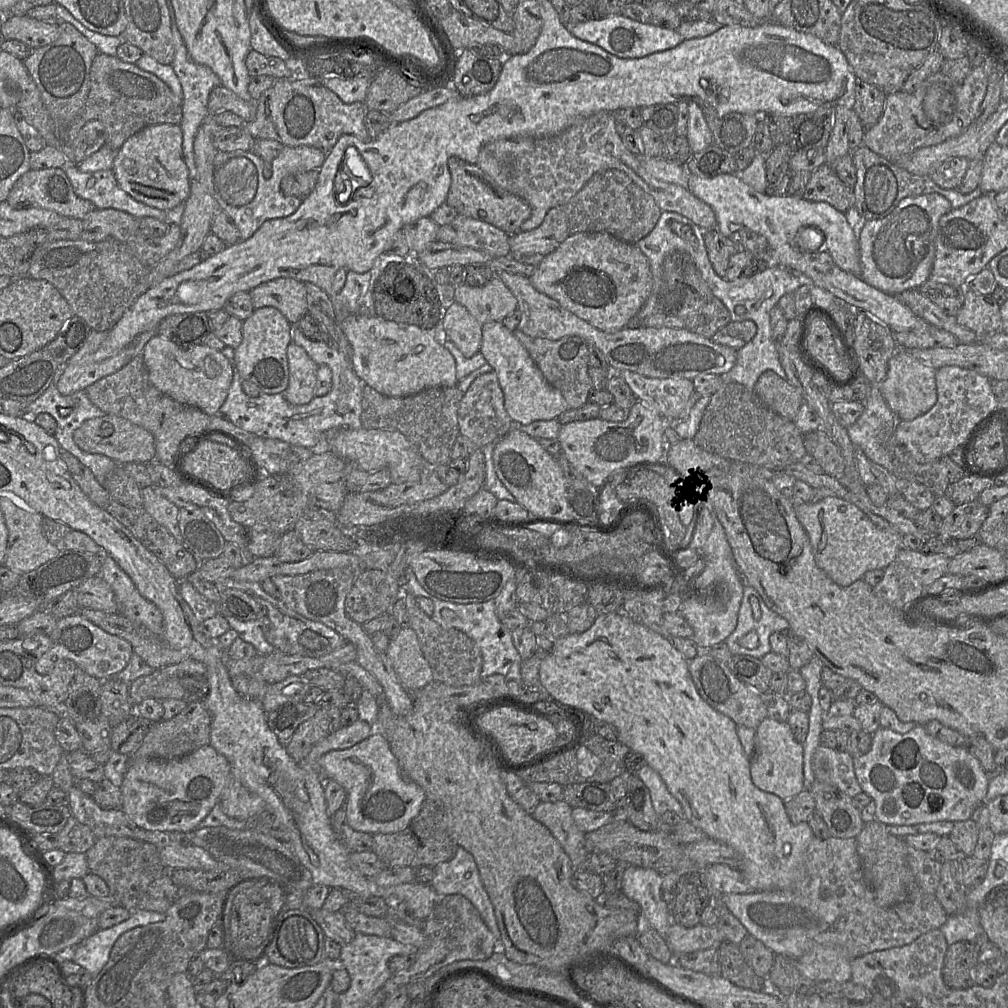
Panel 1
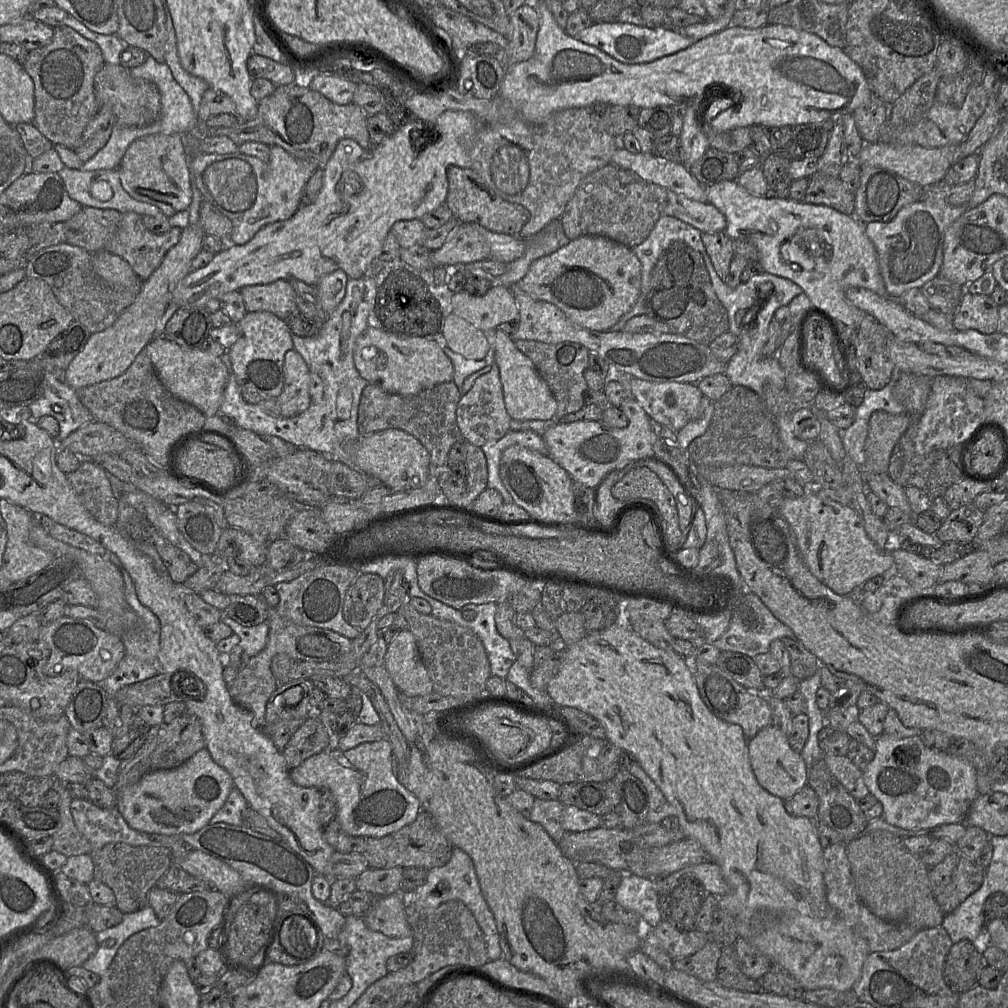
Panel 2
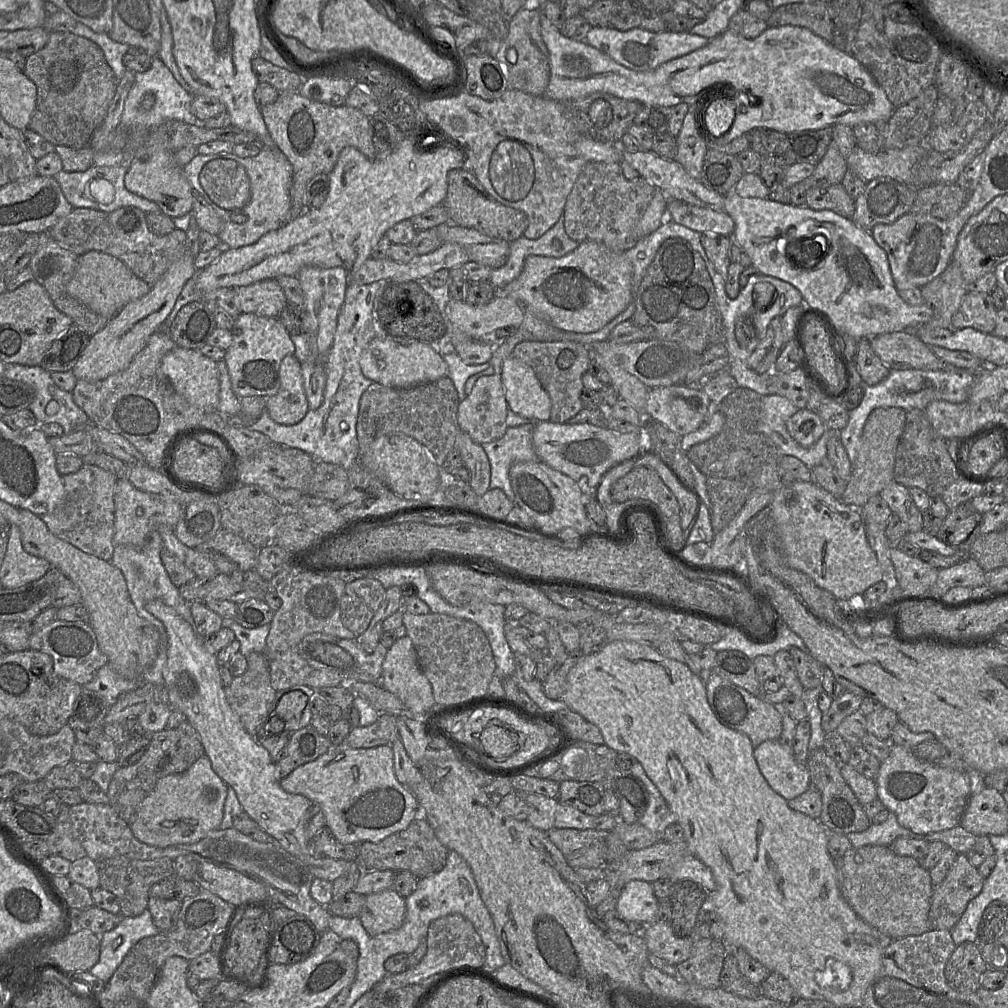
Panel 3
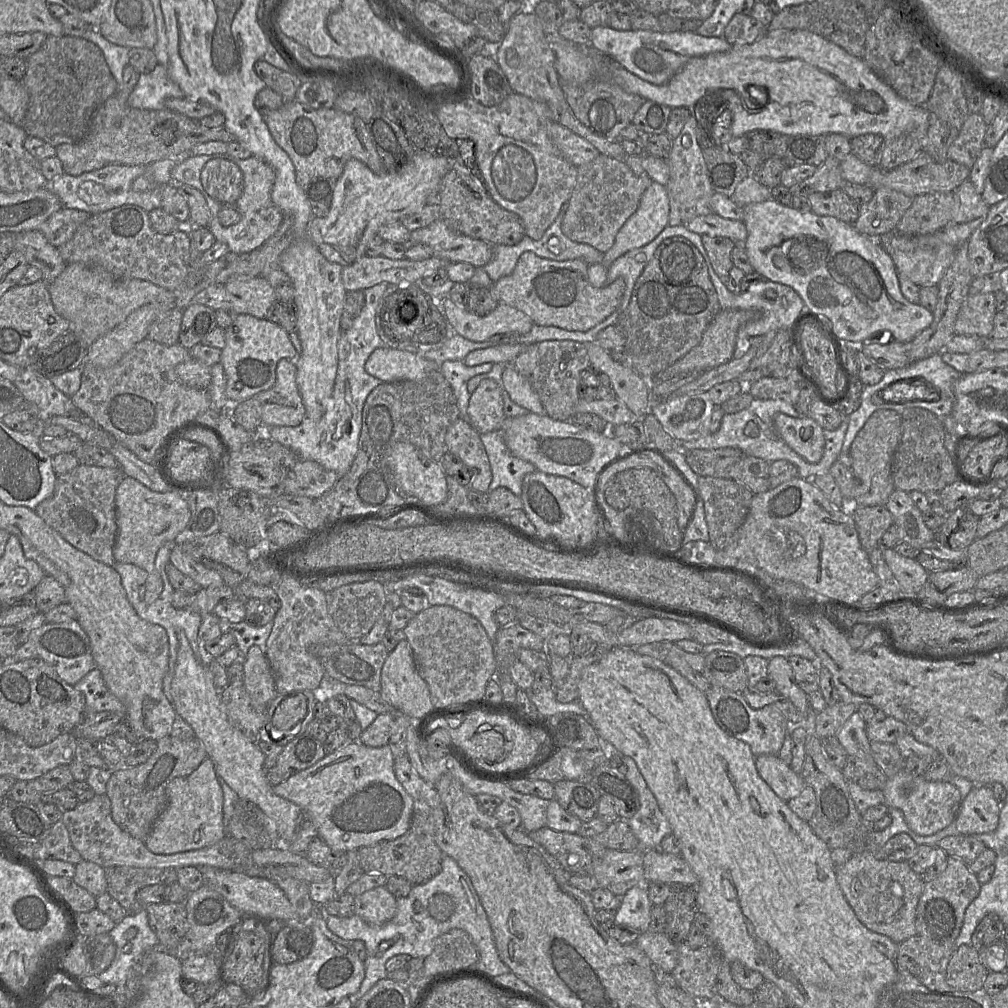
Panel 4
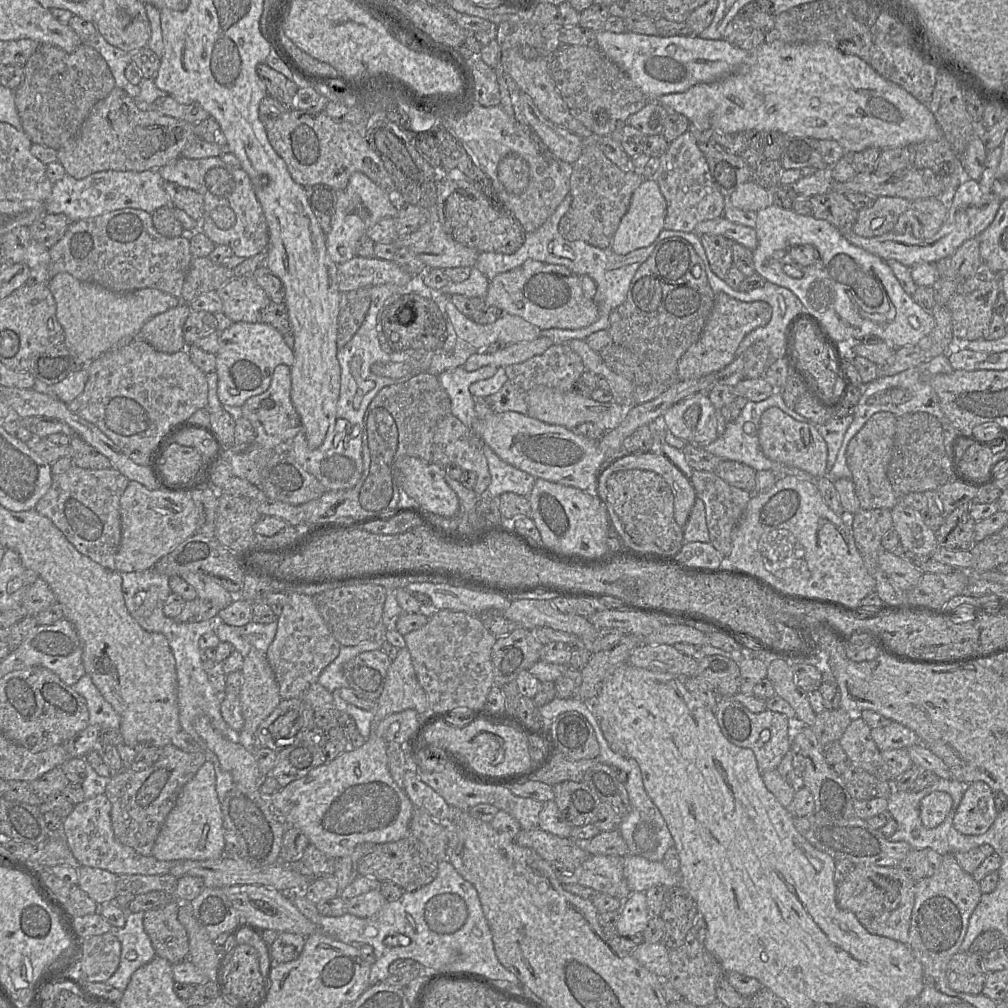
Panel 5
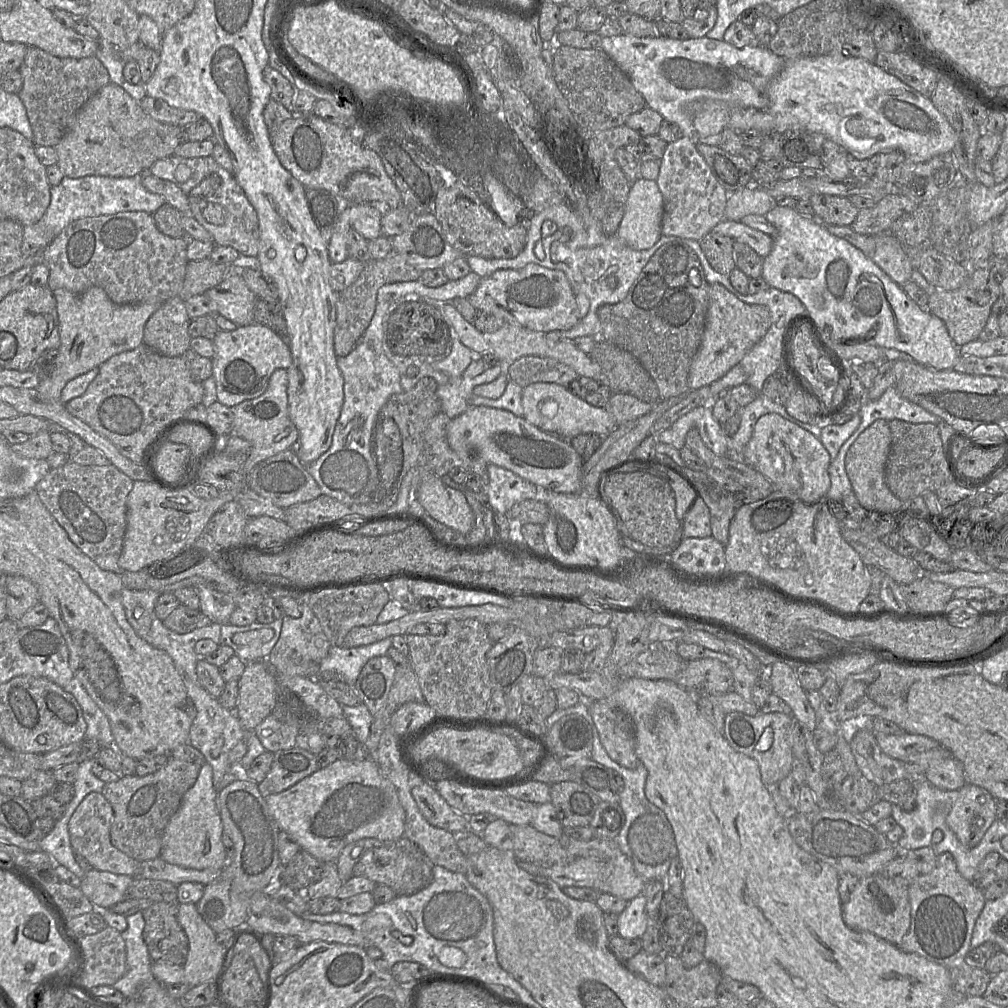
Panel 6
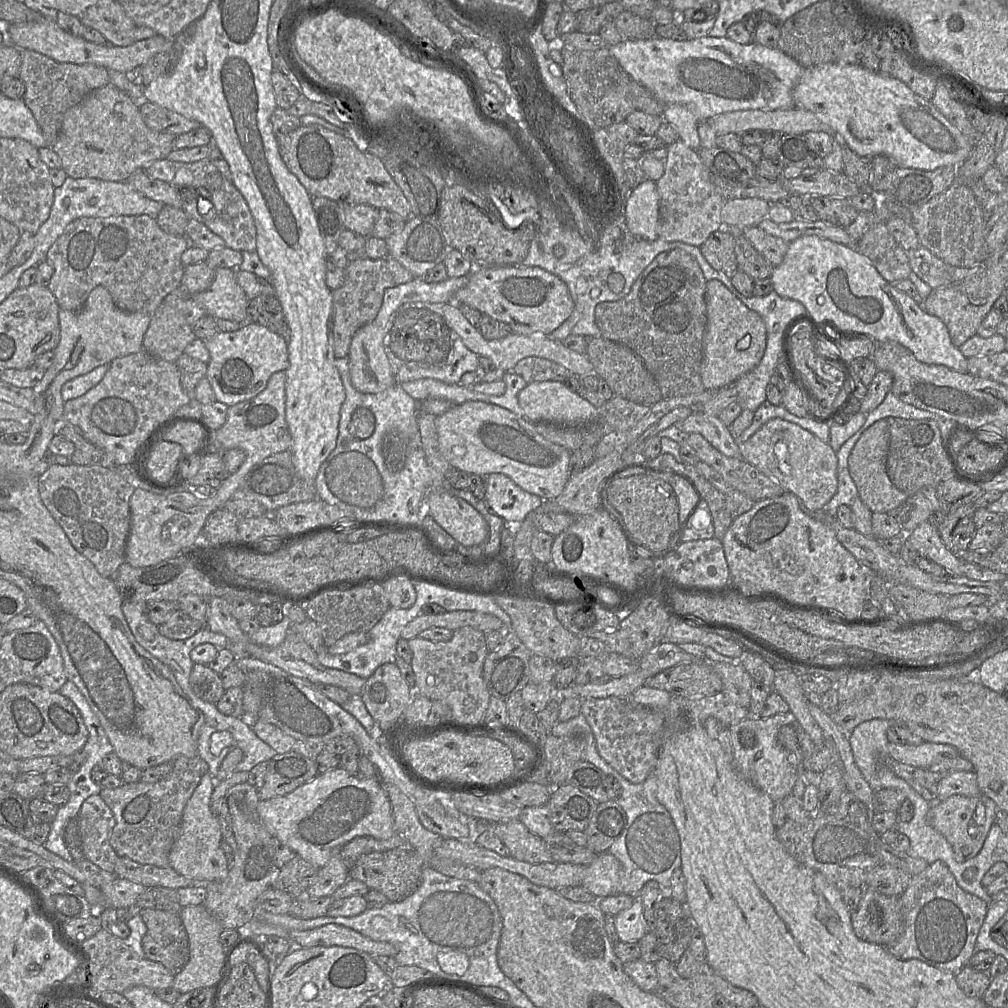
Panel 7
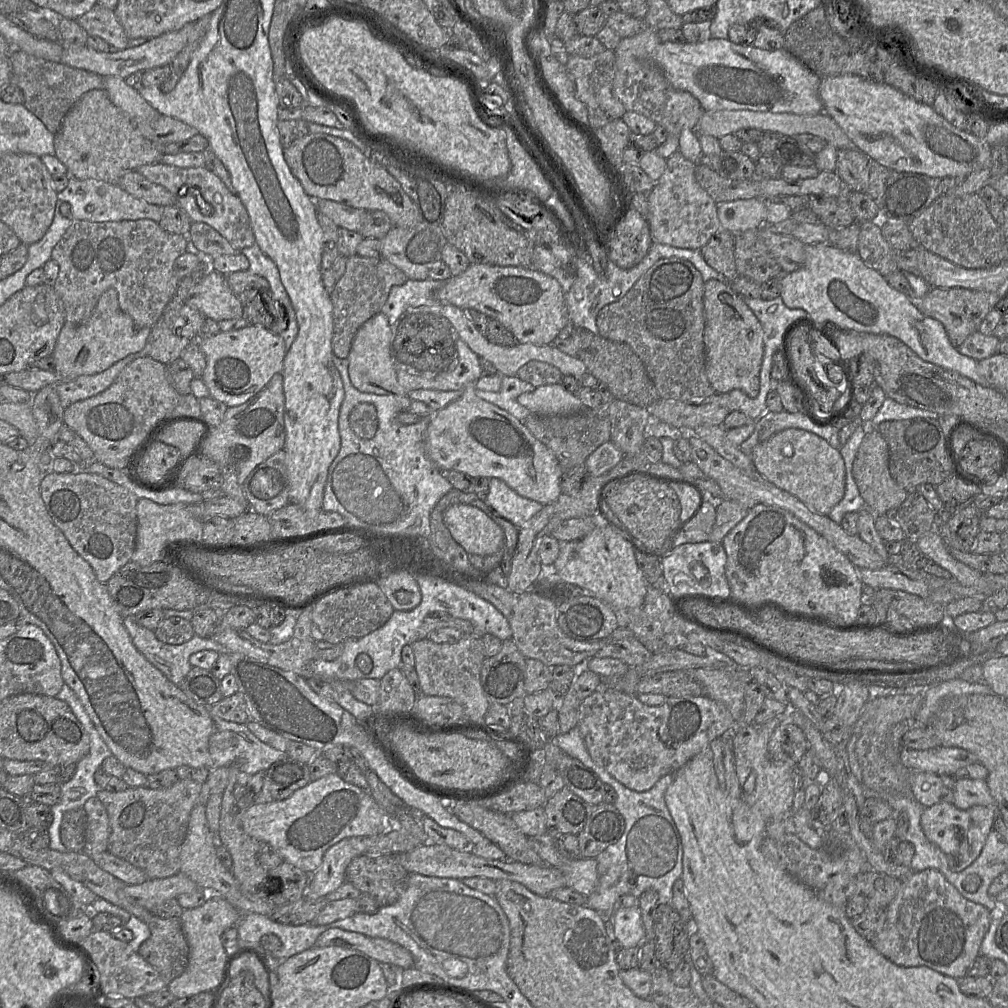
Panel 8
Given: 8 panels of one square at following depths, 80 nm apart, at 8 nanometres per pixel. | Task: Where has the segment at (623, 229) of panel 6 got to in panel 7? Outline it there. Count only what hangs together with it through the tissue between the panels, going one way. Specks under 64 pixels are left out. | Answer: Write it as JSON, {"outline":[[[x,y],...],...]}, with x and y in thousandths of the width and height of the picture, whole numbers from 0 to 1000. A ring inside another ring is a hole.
{"outline":[[[641,178],[627,188],[620,199],[618,223],[631,236],[653,236],[654,191],[650,180]]]}

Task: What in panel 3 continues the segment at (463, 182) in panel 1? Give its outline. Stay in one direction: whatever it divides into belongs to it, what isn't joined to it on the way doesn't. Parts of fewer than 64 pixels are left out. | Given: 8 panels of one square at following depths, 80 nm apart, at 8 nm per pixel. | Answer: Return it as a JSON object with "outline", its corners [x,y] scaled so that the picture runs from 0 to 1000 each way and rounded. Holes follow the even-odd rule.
{"outline":[[[448,168],[443,175],[443,192],[438,203],[442,206],[445,220],[470,226],[482,233],[508,240],[519,234],[524,224],[522,212],[501,204],[487,194],[466,169]]]}

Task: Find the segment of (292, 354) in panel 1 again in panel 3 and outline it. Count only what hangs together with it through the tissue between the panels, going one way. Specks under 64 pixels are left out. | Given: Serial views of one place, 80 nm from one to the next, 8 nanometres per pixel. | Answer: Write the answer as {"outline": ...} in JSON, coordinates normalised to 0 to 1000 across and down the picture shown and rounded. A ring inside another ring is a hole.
{"outline":[[[286,352],[277,365],[278,384],[274,392],[263,395],[264,408],[268,415],[279,422],[297,420],[307,408],[301,385],[299,360]]]}

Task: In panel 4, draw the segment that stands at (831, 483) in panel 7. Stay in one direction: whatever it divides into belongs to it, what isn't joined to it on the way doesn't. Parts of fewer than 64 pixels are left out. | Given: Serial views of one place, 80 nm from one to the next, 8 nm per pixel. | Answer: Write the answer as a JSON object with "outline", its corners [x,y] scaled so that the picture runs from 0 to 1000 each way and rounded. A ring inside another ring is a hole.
{"outline":[[[771,410],[768,422],[777,438],[801,458],[808,460],[814,456],[818,443],[817,427],[806,415]]]}

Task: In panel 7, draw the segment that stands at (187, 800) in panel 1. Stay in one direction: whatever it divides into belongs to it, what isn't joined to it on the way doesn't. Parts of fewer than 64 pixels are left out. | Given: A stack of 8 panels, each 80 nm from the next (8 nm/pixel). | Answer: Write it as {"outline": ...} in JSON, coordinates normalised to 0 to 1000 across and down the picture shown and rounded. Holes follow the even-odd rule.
{"outline":[[[206,767],[199,774],[187,794],[181,809],[178,827],[168,846],[168,859],[186,871],[205,875],[220,874],[227,866],[226,854],[218,840],[220,825],[216,810],[209,804],[209,789],[213,774]]]}

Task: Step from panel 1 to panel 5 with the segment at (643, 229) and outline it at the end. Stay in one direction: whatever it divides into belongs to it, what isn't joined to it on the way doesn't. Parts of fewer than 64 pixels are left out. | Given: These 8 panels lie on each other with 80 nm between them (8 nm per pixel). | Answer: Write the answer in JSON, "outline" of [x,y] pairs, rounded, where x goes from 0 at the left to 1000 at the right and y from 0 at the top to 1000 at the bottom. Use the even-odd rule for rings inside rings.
{"outline":[[[581,142],[575,156],[567,163],[564,189],[567,201],[556,218],[557,233],[565,239],[576,238],[596,247],[606,246],[627,192],[639,179],[634,169],[614,167],[600,155],[592,142]]]}

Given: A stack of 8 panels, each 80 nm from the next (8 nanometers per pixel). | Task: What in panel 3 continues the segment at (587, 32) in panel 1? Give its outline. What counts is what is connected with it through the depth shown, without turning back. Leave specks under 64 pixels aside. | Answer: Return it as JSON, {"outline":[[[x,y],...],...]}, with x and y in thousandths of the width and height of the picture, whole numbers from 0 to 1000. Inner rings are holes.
{"outline":[[[587,27],[579,43],[606,57],[615,64],[629,70],[646,70],[654,64],[694,49],[703,43],[703,39],[685,32],[646,32],[635,27],[623,31],[609,28]]]}

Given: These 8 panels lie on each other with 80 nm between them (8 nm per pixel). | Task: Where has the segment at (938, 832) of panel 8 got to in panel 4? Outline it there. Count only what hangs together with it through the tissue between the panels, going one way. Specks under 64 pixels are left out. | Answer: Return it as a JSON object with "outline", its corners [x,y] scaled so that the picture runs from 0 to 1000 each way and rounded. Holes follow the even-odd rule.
{"outline":[[[967,779],[954,794],[947,811],[954,828],[981,826],[991,816],[992,799],[980,779]]]}

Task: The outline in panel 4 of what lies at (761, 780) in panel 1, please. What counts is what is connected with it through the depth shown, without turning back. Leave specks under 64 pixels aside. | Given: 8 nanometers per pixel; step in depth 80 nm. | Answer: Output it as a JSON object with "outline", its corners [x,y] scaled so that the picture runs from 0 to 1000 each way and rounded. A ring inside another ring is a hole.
{"outline":[[[772,749],[749,751],[751,765],[768,787],[778,795],[791,791],[799,777],[795,768],[790,767]]]}

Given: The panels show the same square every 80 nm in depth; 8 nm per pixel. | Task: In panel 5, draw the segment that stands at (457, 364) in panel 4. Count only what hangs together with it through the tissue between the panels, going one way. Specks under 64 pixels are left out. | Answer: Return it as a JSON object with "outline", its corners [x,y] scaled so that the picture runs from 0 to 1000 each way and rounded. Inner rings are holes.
{"outline":[[[483,362],[470,368],[463,368],[459,363],[444,366],[438,370],[435,375],[438,383],[444,391],[447,398],[447,411],[460,420],[468,429],[473,426],[473,412],[471,409],[471,395],[465,388],[468,380],[487,375],[493,368],[490,362]]]}

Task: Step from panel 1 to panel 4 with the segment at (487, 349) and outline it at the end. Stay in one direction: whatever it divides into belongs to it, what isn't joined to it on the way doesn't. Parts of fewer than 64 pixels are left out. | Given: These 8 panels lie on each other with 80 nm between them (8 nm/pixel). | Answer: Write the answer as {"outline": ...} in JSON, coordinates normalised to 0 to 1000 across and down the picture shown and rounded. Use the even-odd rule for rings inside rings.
{"outline":[[[506,361],[500,364],[498,383],[513,402],[534,412],[542,411],[535,392],[528,385],[524,376]]]}

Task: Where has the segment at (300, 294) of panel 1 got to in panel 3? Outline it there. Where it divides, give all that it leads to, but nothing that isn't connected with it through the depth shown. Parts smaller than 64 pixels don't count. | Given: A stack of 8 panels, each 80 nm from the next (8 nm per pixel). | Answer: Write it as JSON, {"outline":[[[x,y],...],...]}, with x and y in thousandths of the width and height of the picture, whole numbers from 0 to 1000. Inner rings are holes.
{"outline":[[[265,277],[246,284],[231,285],[239,311],[275,316],[286,301],[274,277]]]}

